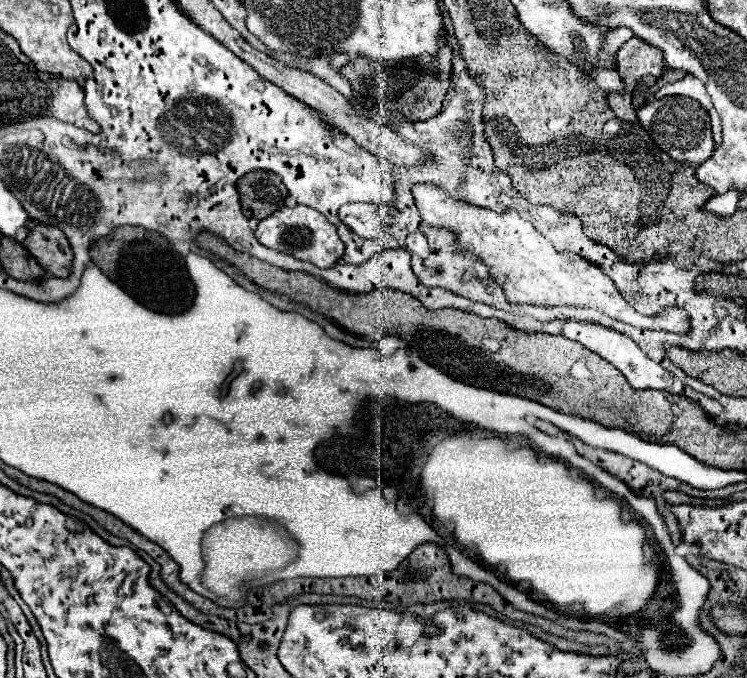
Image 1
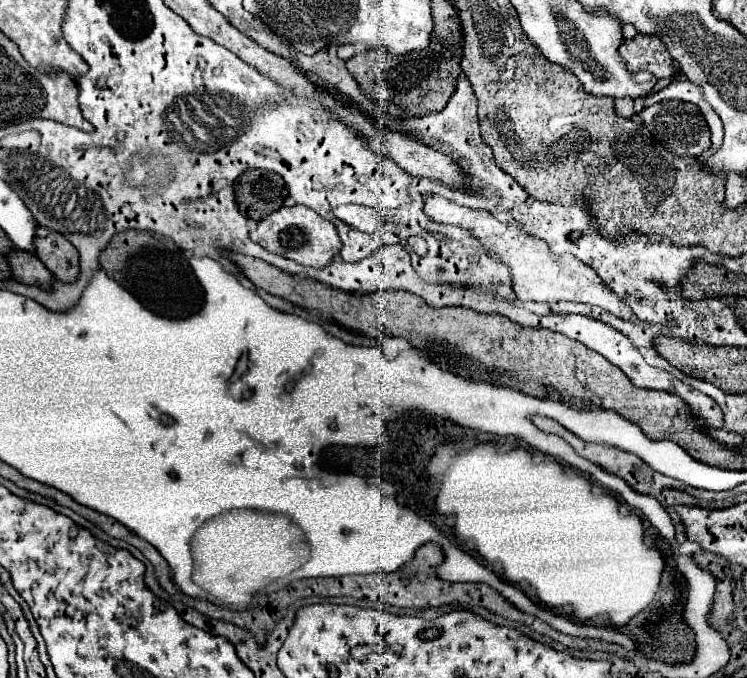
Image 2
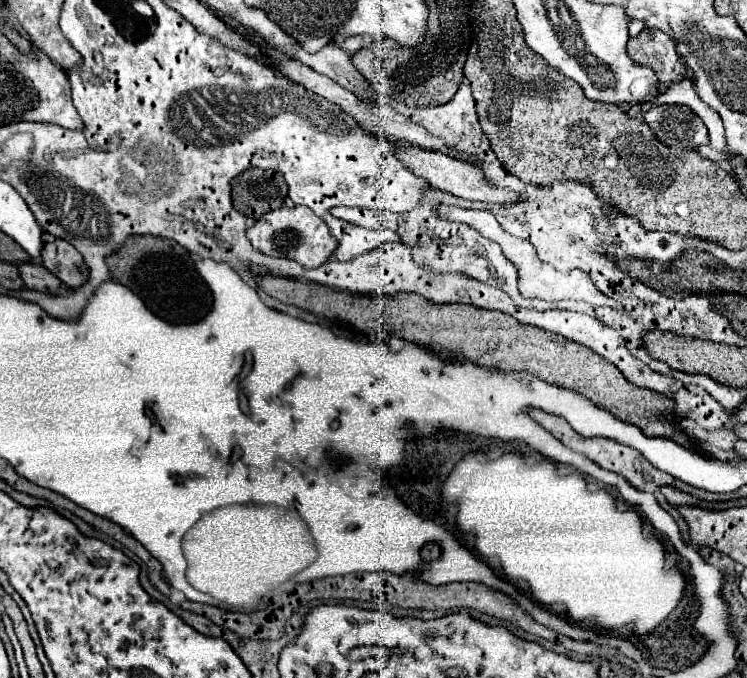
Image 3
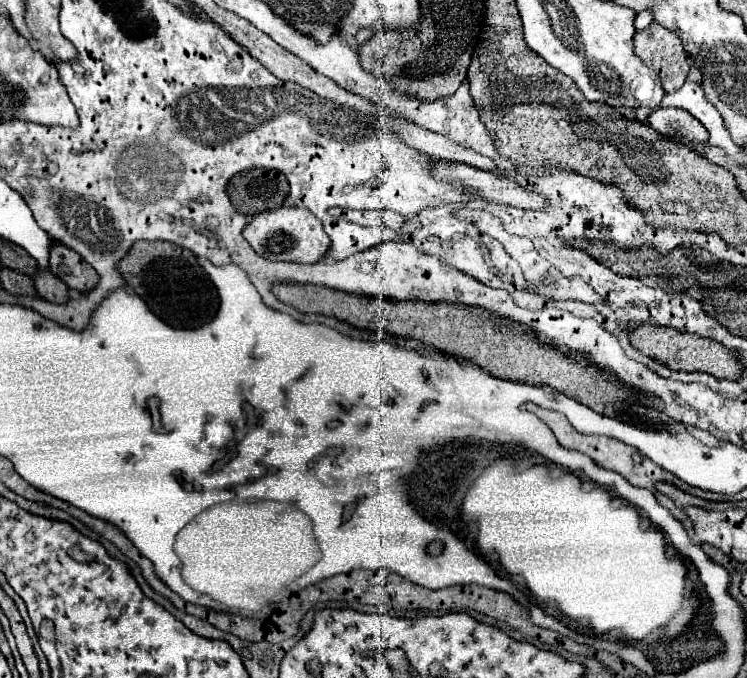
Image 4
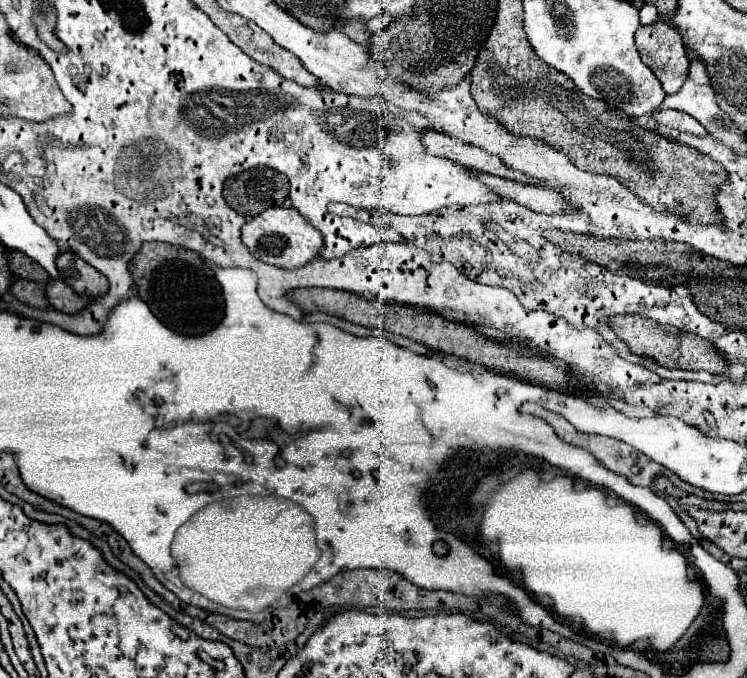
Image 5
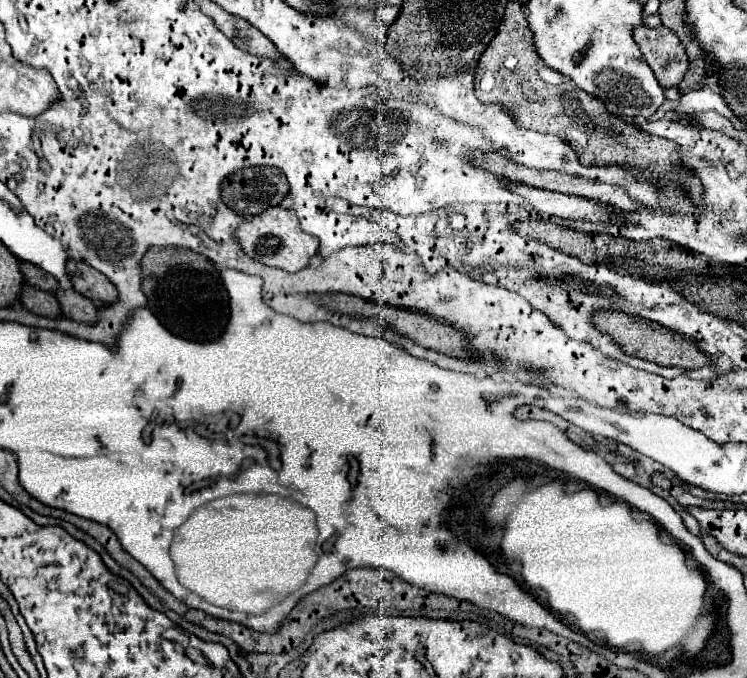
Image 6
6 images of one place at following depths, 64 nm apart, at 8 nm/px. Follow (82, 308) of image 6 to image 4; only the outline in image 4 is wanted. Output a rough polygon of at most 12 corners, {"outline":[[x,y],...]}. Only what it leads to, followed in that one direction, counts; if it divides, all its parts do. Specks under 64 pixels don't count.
{"outline":[[48,270],[32,276],[36,292],[50,302],[66,302],[68,286]]}

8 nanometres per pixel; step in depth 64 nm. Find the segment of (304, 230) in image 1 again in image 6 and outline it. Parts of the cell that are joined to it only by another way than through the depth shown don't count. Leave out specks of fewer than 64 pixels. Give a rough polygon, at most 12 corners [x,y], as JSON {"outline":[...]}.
{"outline":[[280,206],[236,230],[246,254],[298,272],[318,252],[318,238],[294,228]]}

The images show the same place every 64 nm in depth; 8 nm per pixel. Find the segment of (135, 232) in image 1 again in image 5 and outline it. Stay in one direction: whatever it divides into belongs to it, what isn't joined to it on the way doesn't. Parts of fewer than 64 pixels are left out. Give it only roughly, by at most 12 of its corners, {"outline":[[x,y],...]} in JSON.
{"outline":[[144,242],[138,296],[168,328],[220,322],[222,290],[196,252]]}

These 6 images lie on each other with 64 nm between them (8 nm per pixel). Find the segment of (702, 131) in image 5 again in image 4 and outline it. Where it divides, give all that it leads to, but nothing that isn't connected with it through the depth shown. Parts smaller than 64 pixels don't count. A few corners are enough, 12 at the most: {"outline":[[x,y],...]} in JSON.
{"outline":[[654,108],[648,124],[672,142],[708,142],[690,112]]}

